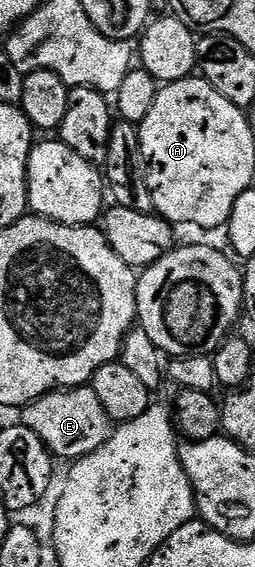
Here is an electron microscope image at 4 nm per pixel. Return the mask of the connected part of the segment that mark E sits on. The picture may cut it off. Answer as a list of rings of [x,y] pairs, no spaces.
[[[82,385],[58,389],[40,395],[33,403],[20,408],[20,426],[31,429],[43,441],[53,457],[61,461],[76,461],[87,453],[95,453],[109,439],[111,420],[103,409],[99,397],[95,397],[92,386]]]

